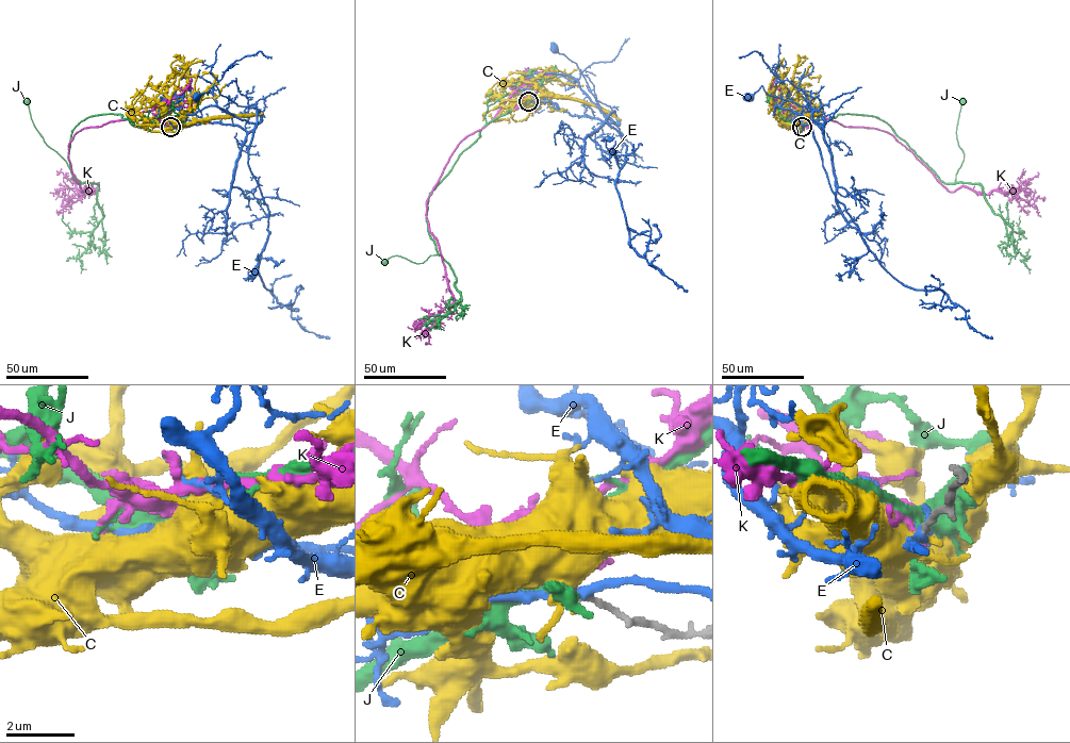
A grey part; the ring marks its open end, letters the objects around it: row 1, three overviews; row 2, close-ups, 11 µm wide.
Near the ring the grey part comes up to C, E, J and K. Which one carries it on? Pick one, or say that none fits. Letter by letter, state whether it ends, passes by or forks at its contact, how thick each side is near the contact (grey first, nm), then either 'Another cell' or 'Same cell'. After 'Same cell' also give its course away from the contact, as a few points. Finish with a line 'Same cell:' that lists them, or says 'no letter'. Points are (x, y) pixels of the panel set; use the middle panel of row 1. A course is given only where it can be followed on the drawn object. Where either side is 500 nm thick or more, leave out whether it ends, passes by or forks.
C: It passes by. Thickness 180 nm (grey) against 480 nm. Another cell
E: It passes by. Thickness 200 nm (grey) against 260 nm. Another cell
J: It passes by. Thickness 130 nm (grey) against 190 nm. Same cell. Its course: (528, 101), (489, 121), (430, 193), (427, 231), (439, 254), (430, 256), (422, 263), (393, 256), (384, 262)
K: It ends there. Thickness 160 nm (grey) against 220 nm. Another cell
Same cell: J

